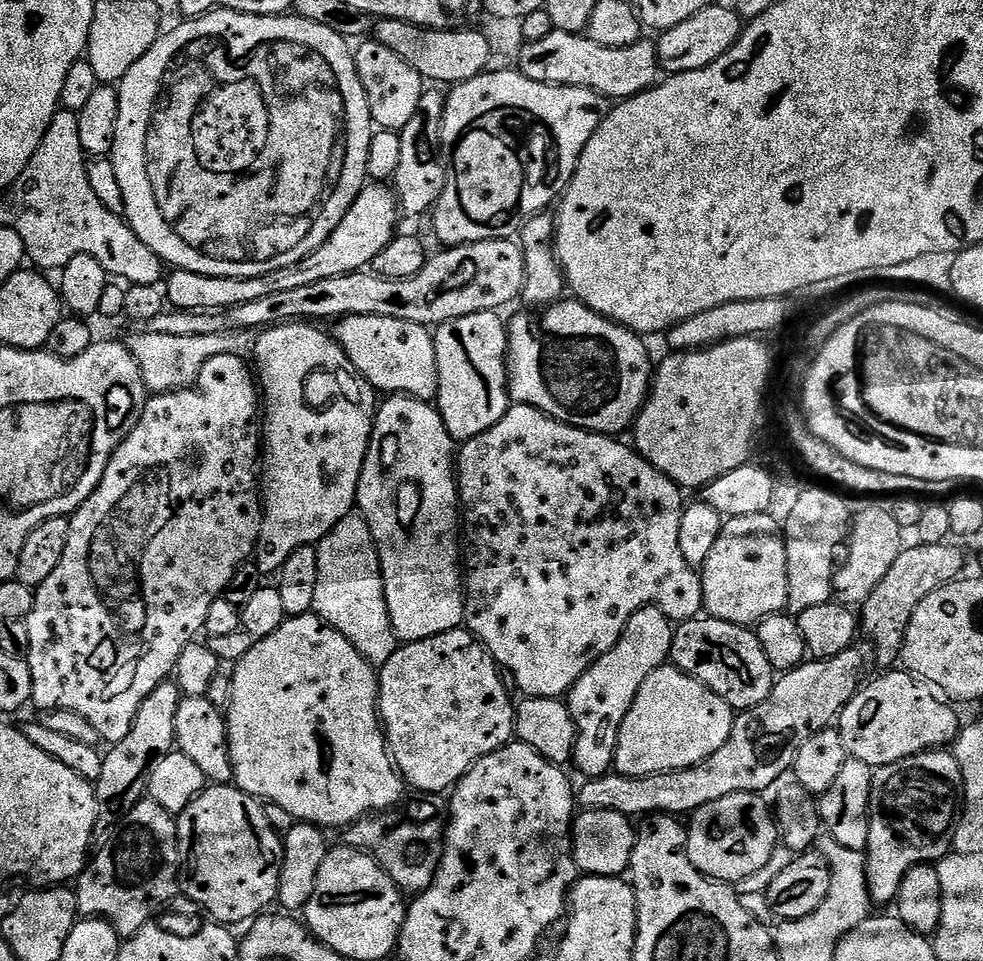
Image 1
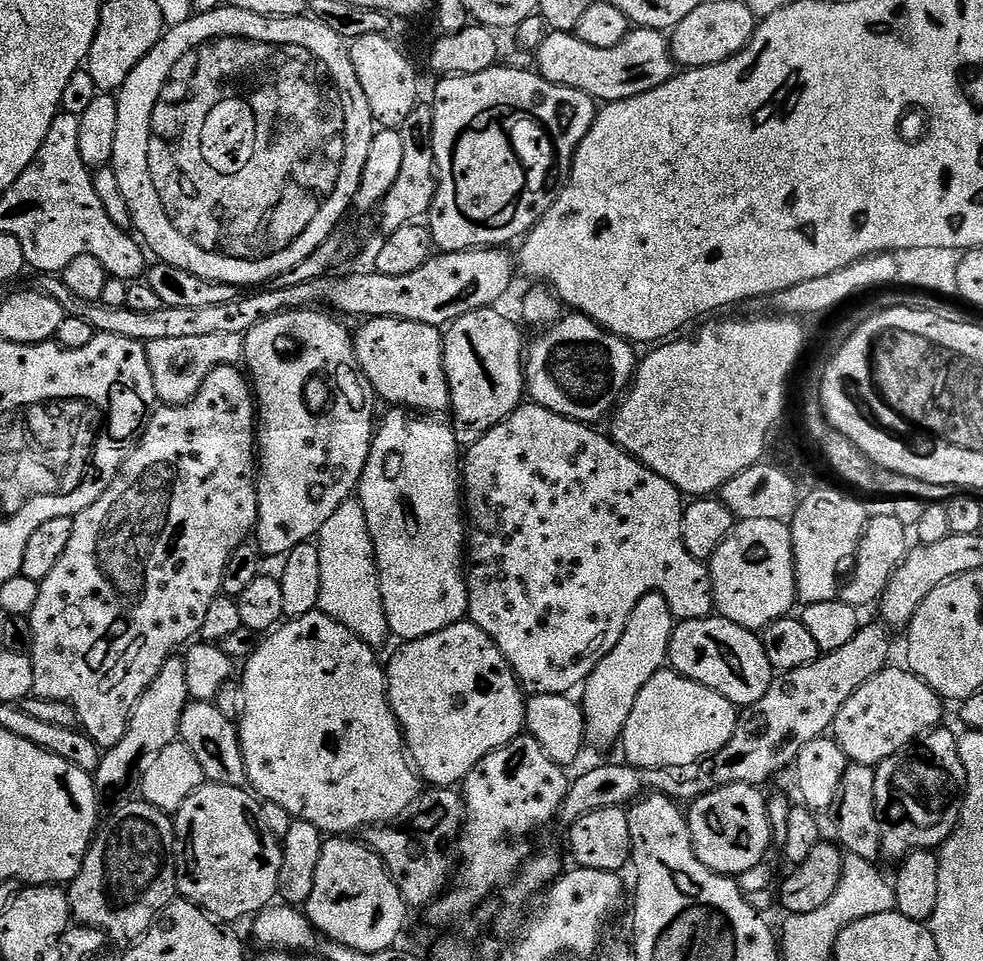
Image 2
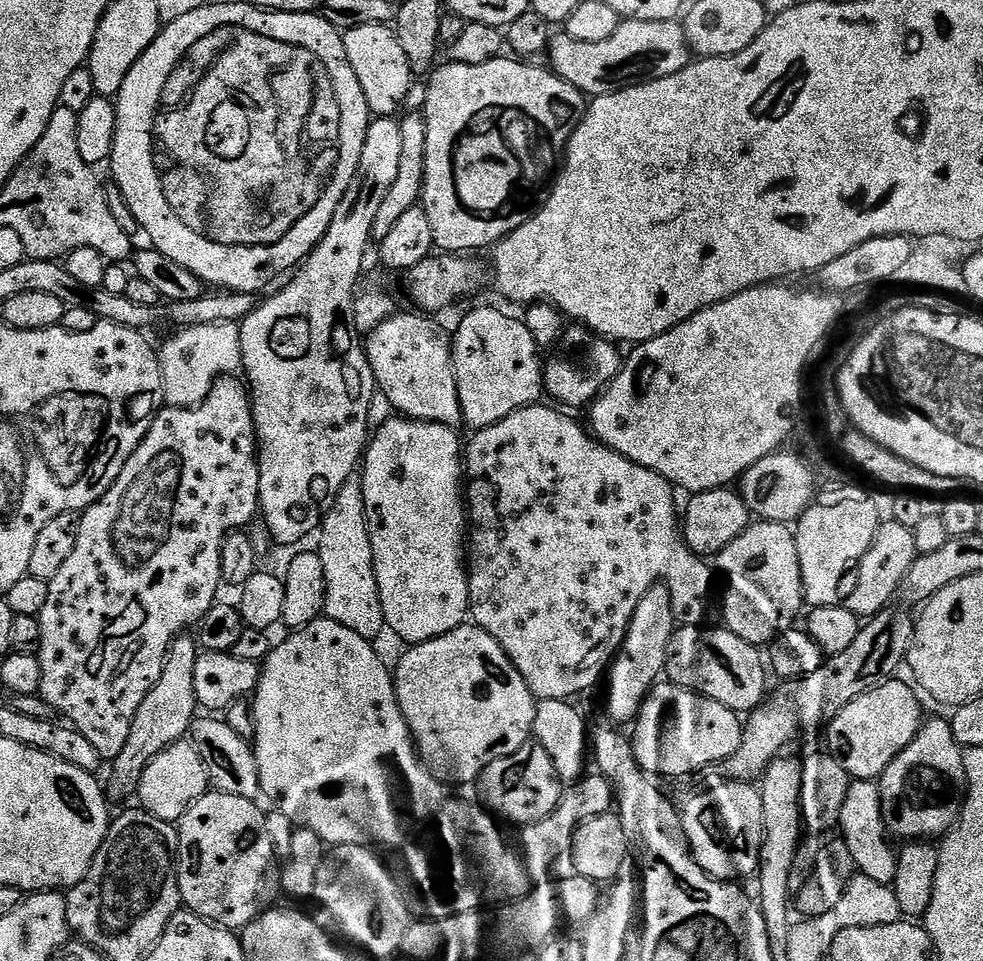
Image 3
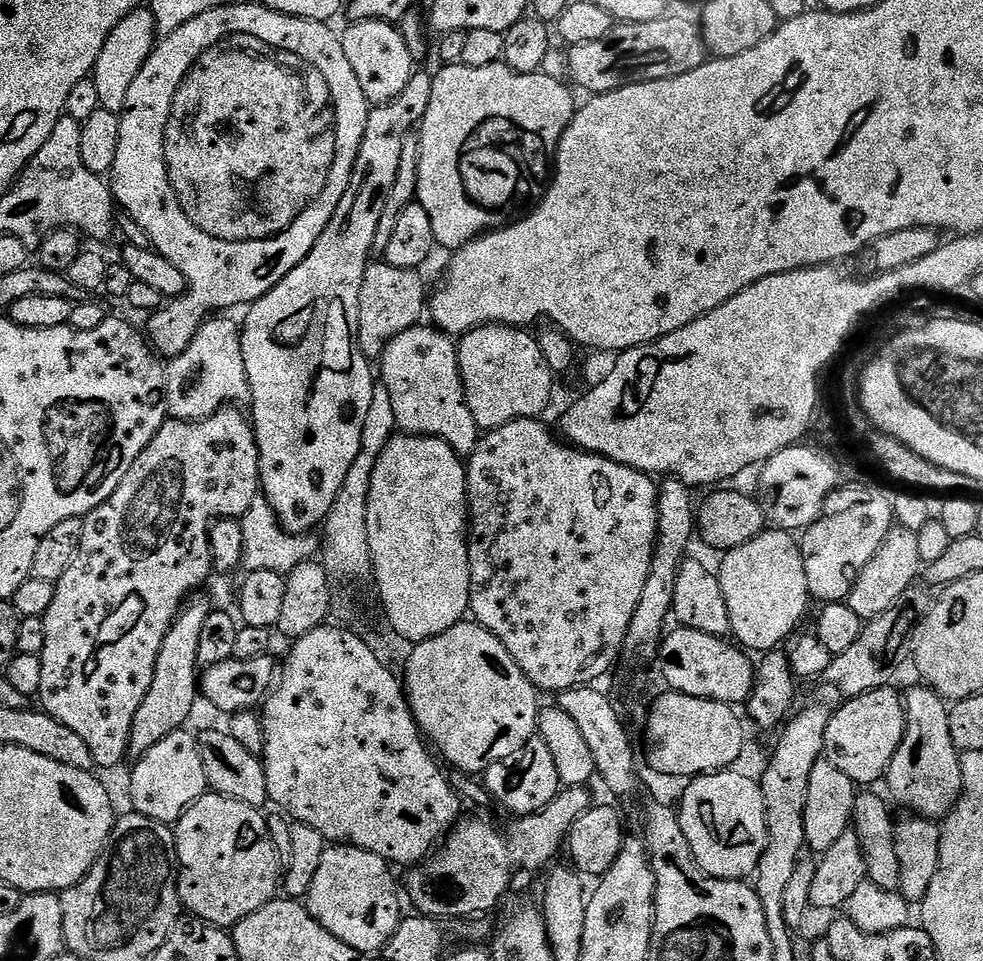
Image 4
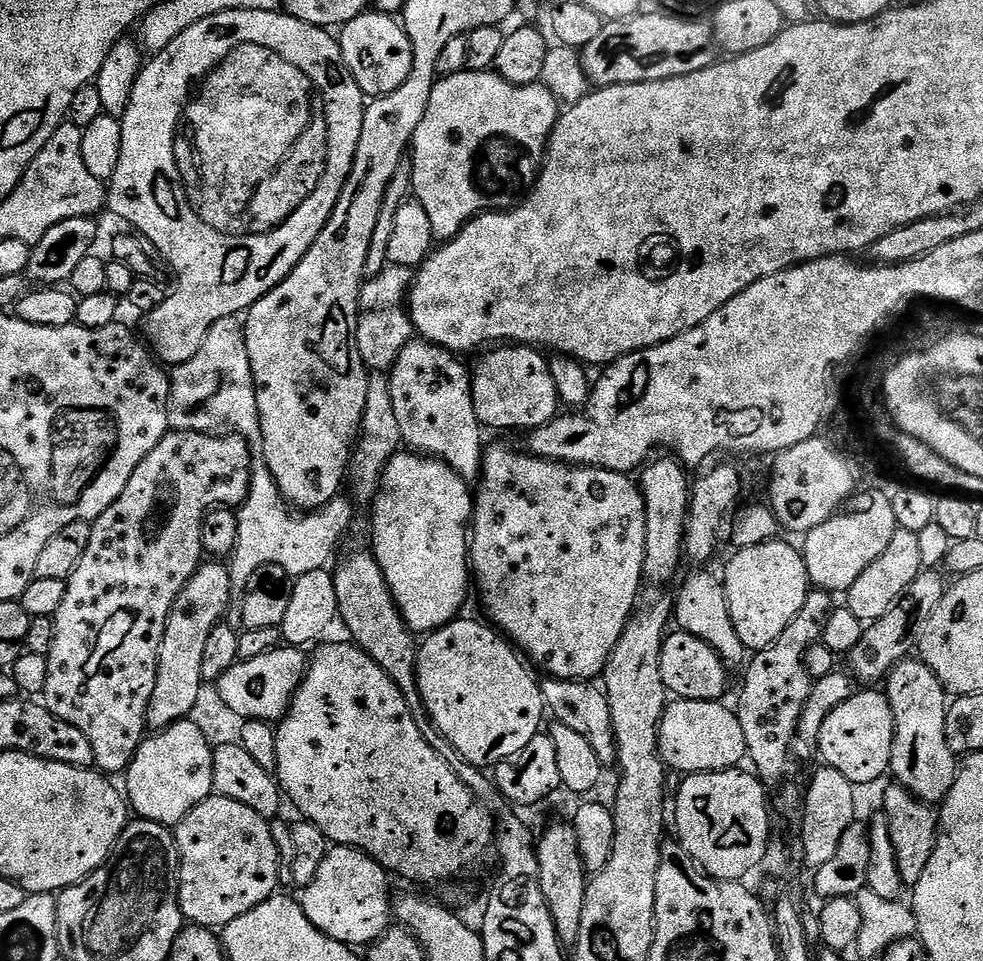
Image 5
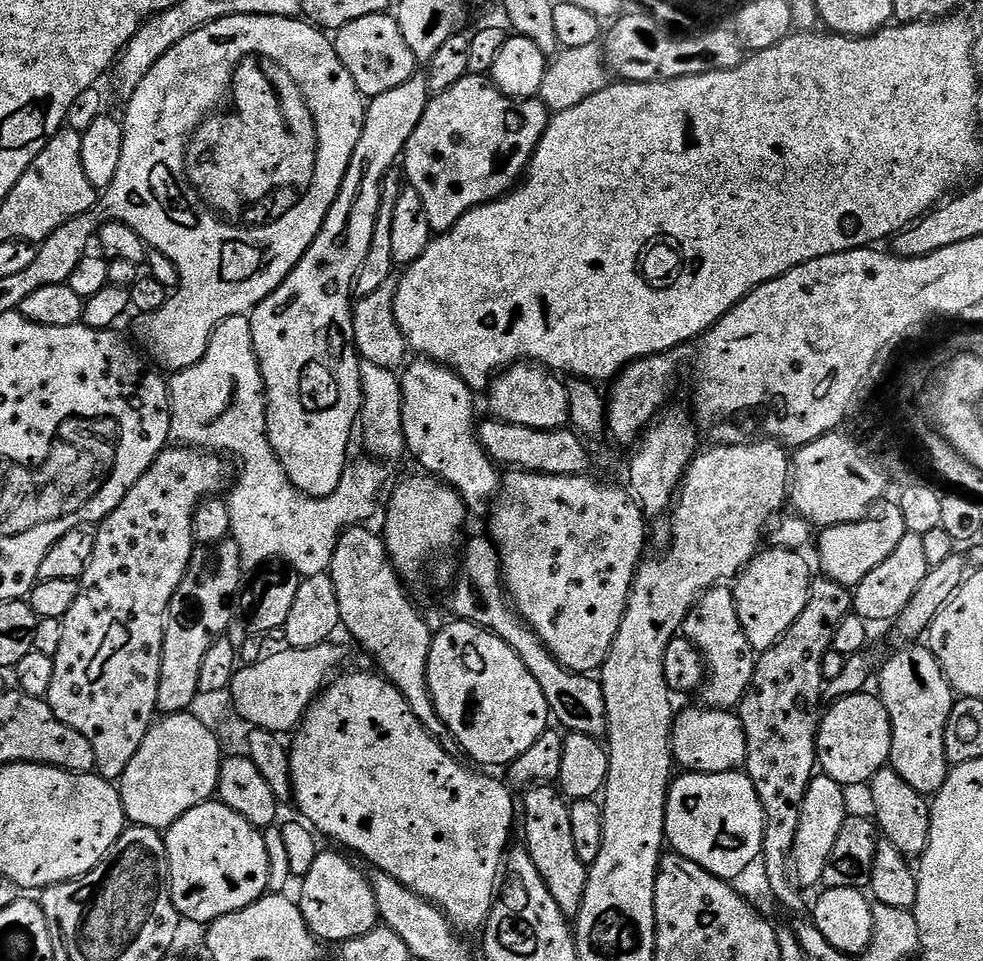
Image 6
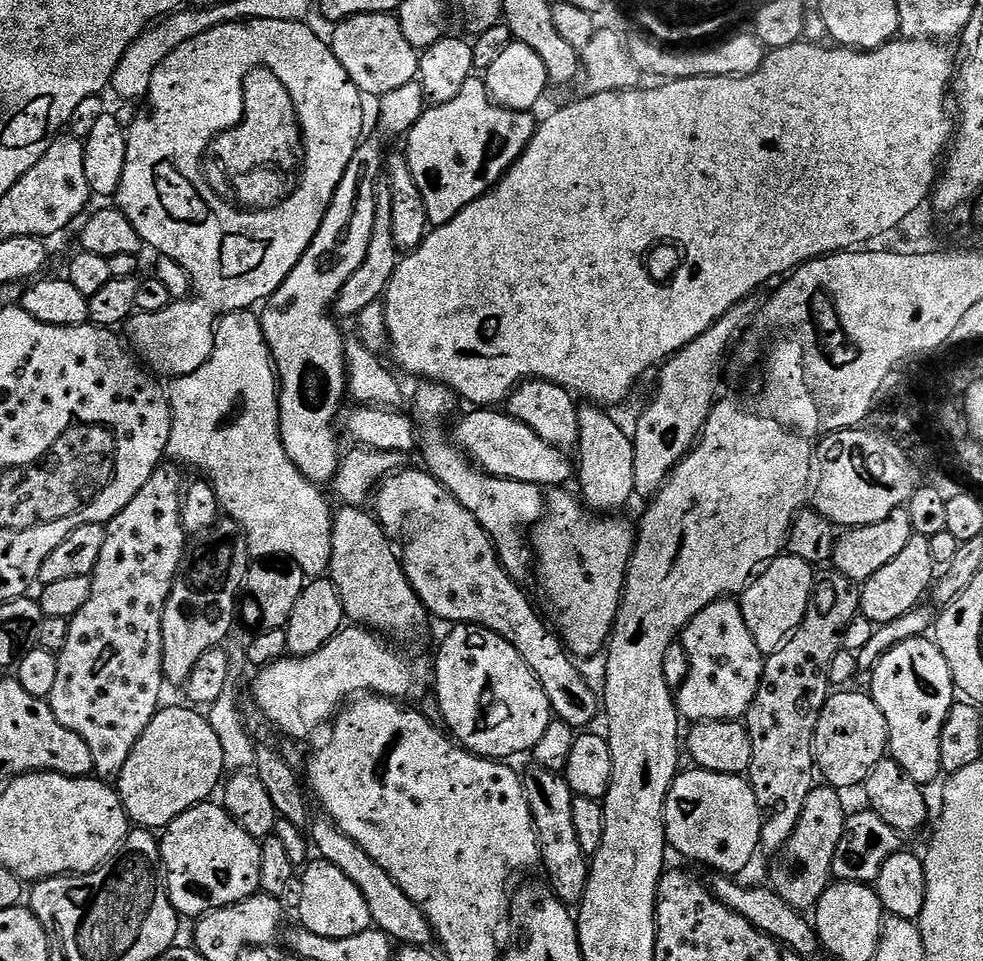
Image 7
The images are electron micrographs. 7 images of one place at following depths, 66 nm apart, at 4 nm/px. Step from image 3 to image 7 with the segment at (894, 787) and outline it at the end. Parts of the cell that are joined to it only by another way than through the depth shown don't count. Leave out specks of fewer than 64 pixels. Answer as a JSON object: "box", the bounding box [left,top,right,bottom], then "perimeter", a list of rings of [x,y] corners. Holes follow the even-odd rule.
{"box":[870,636,958,786],"perimeter":[[[915,636],[906,642],[902,642],[898,646],[894,646],[882,659],[877,662],[876,667],[870,673],[872,679],[872,688],[870,687],[870,695],[873,702],[878,706],[878,710],[882,710],[882,714],[886,718],[886,726],[888,727],[888,752],[891,759],[898,762],[898,766],[902,766],[902,770],[906,770],[906,774],[910,774],[910,778],[914,778],[914,782],[918,782],[921,786],[928,786],[931,780],[939,781],[942,773],[940,767],[942,766],[942,750],[940,749],[940,739],[942,738],[942,726],[946,722],[948,712],[957,699],[958,693],[955,684],[952,682],[952,675],[950,674],[950,666],[946,662],[946,658],[942,654],[942,650],[936,644],[935,639],[925,638],[923,636]]]}

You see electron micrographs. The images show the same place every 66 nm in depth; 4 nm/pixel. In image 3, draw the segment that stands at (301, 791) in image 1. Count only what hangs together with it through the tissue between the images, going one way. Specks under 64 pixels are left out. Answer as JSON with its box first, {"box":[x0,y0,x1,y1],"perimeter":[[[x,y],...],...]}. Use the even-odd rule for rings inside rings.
{"box":[250,618,446,849],"perimeter":[[[327,618],[310,622],[304,628],[288,634],[281,644],[277,643],[269,652],[268,657],[262,661],[260,681],[250,700],[252,721],[256,727],[254,751],[261,793],[265,797],[268,795],[276,803],[277,810],[292,823],[292,826],[314,830],[314,834],[318,834],[318,838],[322,838],[325,845],[328,846],[337,844],[377,846],[376,844],[381,844],[384,848],[397,847],[396,849],[399,849],[409,839],[409,837],[407,838],[408,831],[419,820],[424,820],[427,816],[428,819],[435,817],[436,813],[440,811],[440,806],[446,799],[445,785],[420,759],[420,753],[416,750],[416,742],[412,738],[412,731],[408,729],[406,718],[402,718],[402,710],[398,706],[393,673],[390,671],[389,665],[388,668],[384,665],[383,658],[372,649],[372,644],[373,641],[369,637],[354,634],[354,630]]]}

